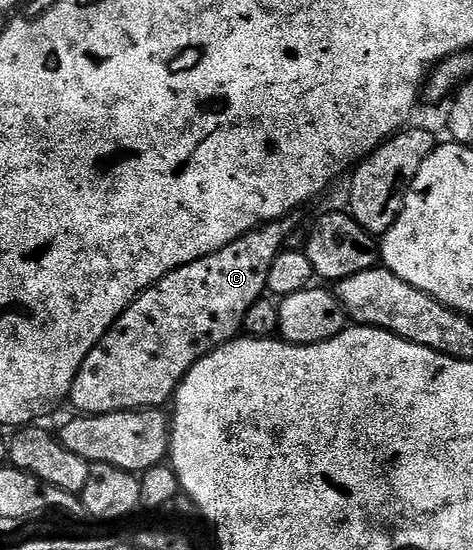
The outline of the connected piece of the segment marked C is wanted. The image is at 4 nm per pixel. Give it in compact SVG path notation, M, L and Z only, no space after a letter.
M282 217L255 227L226 247L220 247L215 253L167 273L152 287L141 292L129 308L117 316L117 320L91 349L91 353L87 353L67 393L68 402L73 402L78 412L87 415L105 415L108 411L130 409L157 409L168 404L176 395L181 378L204 355L234 338L242 330L247 309L251 309L251 305L255 305L255 301L266 294L267 273L271 273L271 261L275 261L290 233L289 221Z

